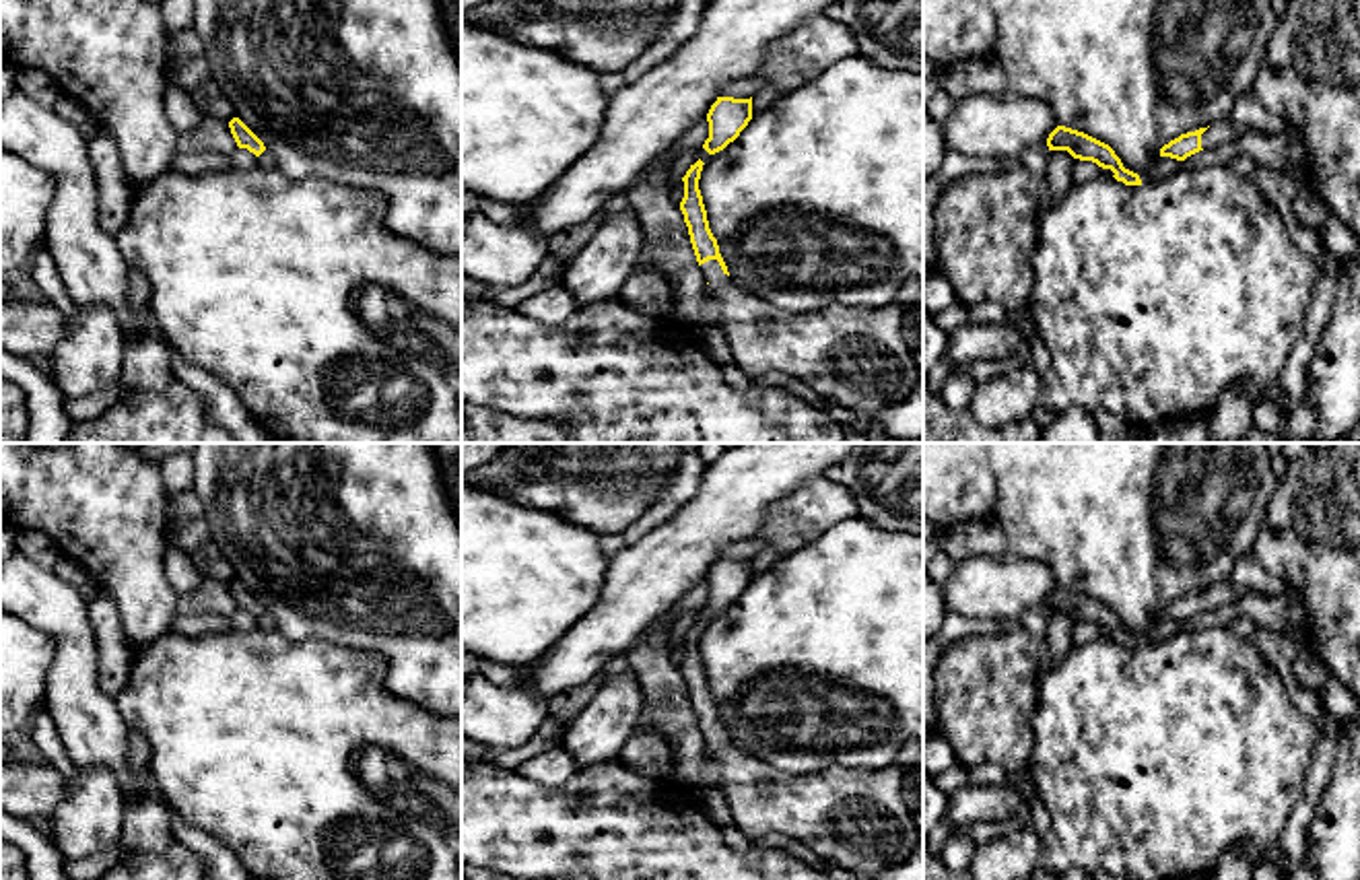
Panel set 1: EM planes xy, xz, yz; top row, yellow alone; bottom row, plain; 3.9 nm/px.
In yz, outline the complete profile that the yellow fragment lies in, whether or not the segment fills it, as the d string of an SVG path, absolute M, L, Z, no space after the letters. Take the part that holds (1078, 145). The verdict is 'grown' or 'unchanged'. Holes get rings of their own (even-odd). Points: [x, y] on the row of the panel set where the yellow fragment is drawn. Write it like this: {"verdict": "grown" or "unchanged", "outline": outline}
{"verdict": "unchanged", "outline": "M1057 126L1049 134L1047 146L1049 150L1067 150L1074 159L1092 161L1102 169L1111 169L1115 173L1113 177L1117 181L1123 181L1125 185L1142 185L1140 175L1125 169L1121 159L1115 155L1115 150L1109 144L1084 132Z"}

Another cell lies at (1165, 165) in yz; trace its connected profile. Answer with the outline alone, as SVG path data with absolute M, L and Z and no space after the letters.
M1170 157L1156 159L1146 173L1140 175L1142 183L1150 183L1160 177L1168 177L1183 169L1183 163Z

